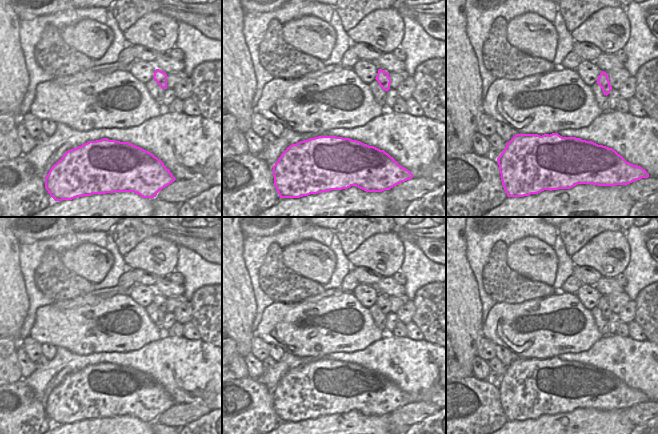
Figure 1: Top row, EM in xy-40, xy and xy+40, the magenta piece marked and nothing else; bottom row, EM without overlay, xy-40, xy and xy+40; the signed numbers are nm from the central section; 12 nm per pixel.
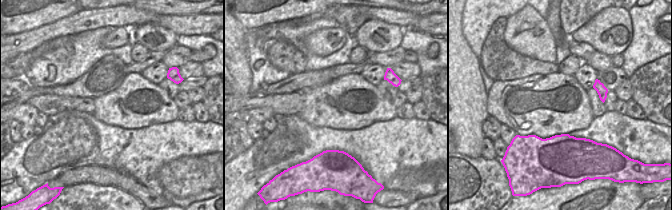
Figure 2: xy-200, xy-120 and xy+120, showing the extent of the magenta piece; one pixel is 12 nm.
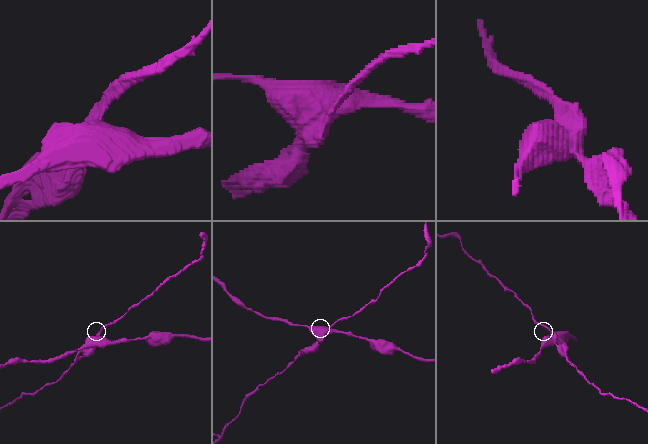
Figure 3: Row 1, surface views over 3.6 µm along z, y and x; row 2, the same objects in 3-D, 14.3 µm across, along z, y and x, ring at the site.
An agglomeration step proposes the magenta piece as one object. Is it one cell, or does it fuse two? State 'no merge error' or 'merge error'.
merge error

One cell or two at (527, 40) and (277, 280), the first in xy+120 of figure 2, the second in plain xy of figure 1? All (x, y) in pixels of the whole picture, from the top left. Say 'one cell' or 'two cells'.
two cells

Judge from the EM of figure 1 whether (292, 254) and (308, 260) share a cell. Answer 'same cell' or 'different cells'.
same cell

